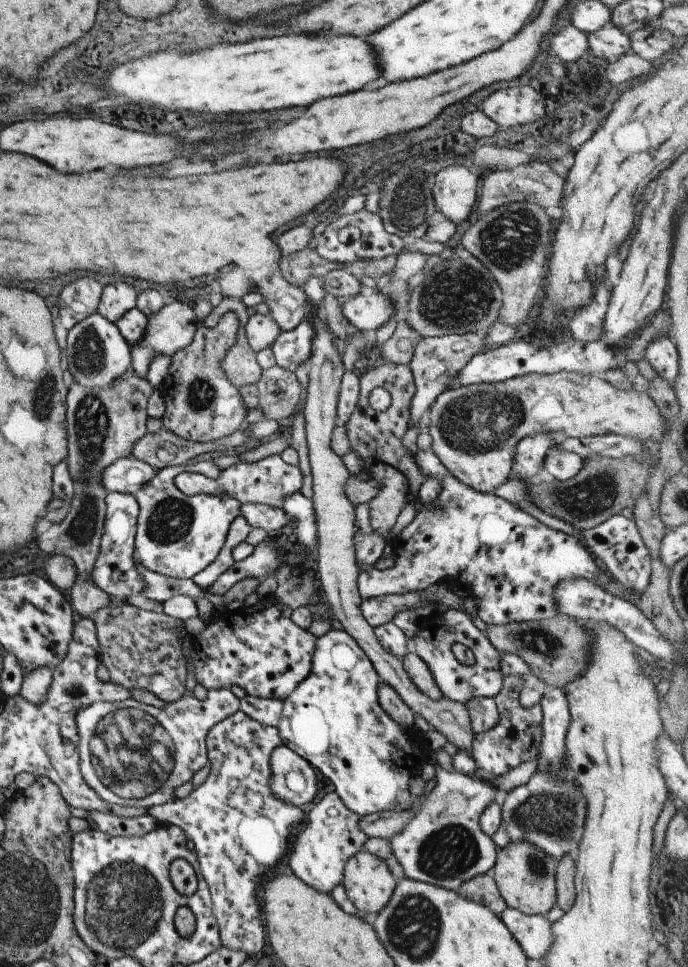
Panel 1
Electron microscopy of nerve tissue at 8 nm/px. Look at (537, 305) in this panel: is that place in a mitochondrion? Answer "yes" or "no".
no

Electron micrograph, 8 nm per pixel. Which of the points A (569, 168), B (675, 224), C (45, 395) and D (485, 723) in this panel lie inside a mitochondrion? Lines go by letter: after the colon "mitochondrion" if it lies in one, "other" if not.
A: other
B: other
C: mitochondrion
D: other

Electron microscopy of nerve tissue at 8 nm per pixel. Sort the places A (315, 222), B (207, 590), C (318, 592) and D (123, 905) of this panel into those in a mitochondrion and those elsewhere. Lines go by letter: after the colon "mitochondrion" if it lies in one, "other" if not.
A: other
B: other
C: other
D: mitochondrion

